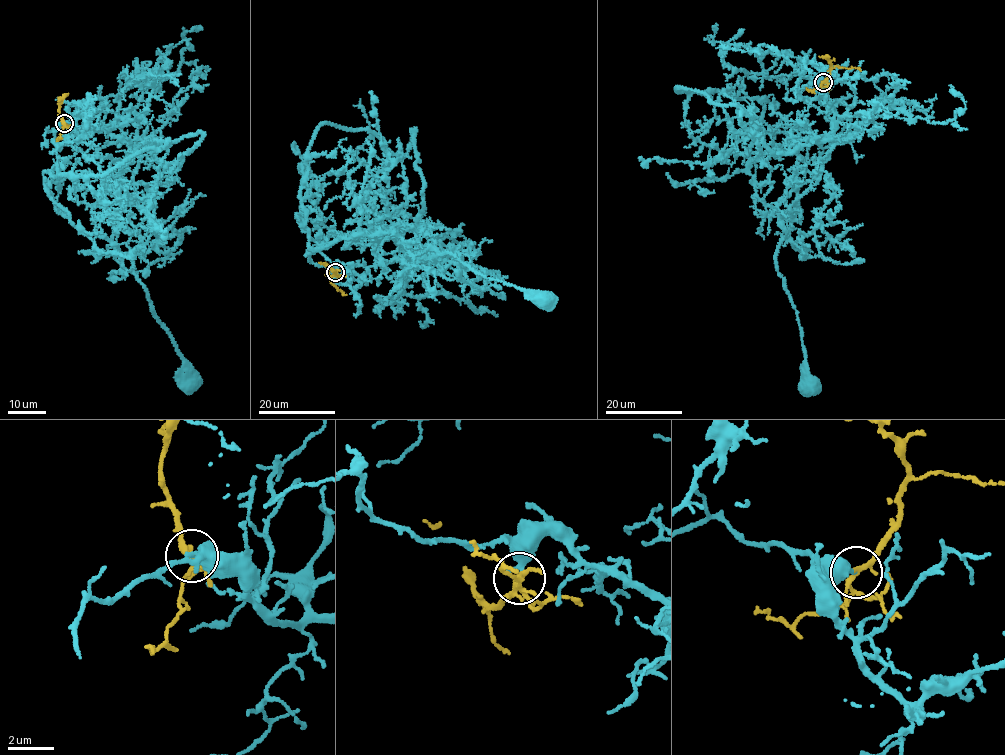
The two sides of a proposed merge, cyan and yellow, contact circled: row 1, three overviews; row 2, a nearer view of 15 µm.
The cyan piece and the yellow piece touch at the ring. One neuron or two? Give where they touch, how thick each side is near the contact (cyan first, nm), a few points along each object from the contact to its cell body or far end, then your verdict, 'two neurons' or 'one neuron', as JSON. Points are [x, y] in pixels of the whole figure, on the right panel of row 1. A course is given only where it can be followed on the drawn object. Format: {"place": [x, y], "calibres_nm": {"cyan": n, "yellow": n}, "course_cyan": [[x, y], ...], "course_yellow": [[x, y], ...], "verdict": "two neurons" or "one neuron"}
{"place": [823, 82], "calibres_nm": {"cyan": 300, "yellow": 180}, "course_cyan": [[823, 83], [833, 145], [820, 180], [791, 205], [775, 258], [810, 389]], "course_yellow": [[823, 83], [830, 68], [835, 66], [861, 70]], "verdict": "one neuron"}

